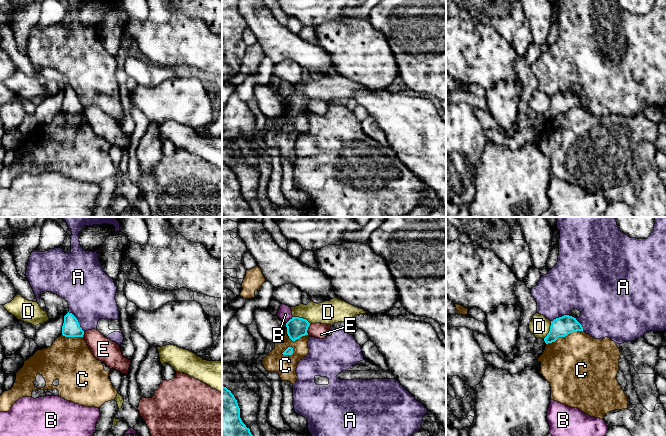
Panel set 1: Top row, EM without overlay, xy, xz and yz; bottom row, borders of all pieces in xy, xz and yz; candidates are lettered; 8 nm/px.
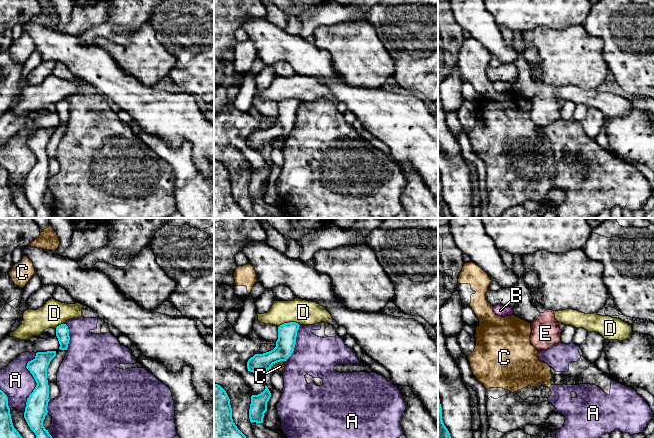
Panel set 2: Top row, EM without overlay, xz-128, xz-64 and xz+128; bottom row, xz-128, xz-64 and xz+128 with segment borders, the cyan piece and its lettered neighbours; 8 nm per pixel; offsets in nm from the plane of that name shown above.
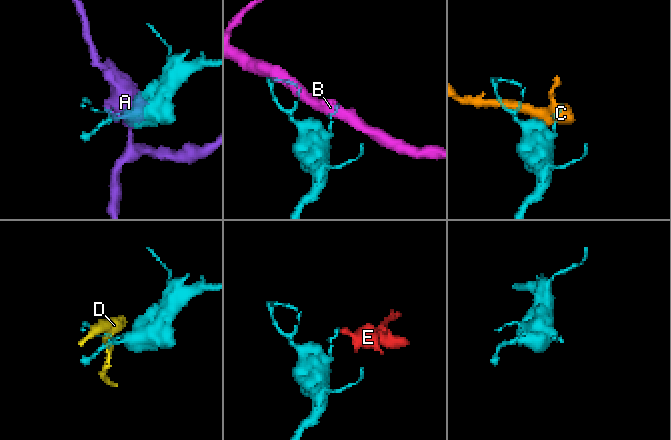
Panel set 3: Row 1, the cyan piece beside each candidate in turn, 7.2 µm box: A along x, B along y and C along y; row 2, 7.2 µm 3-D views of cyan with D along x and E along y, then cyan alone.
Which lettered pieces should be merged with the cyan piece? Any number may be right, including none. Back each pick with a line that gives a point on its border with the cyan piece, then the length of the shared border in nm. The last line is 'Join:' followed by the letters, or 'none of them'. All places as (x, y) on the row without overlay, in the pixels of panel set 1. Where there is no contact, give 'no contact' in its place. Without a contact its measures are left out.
Join: none of them

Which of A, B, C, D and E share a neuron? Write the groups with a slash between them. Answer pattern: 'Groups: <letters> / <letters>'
Groups: A / B / C / D / E

